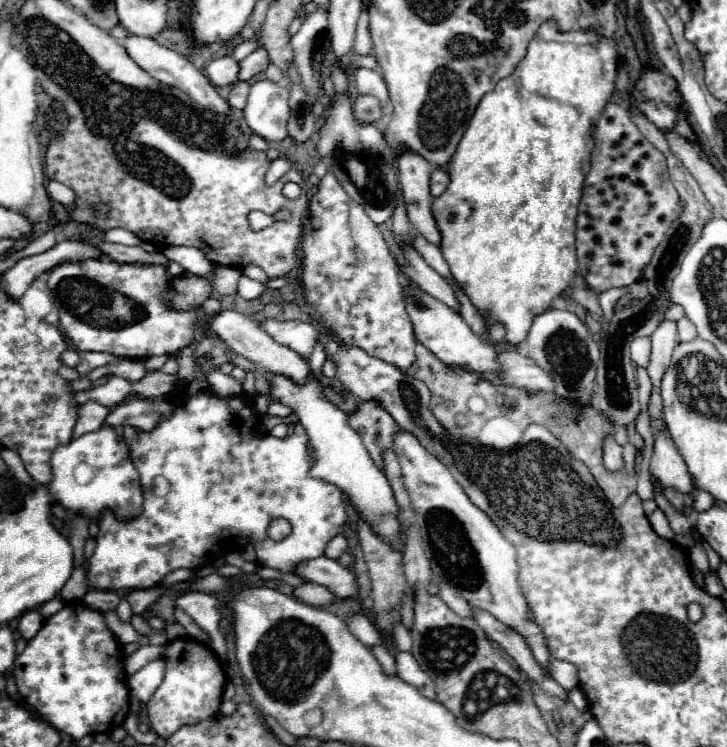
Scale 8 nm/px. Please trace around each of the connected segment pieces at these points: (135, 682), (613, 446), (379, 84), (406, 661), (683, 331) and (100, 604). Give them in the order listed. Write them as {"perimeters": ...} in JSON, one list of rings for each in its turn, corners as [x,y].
{"perimeters":[[[[153,660],[147,666],[143,666],[139,672],[135,672],[129,680],[129,692],[139,698],[143,704],[153,696],[153,688],[161,684],[161,674],[165,672],[163,660]]],[[[613,436],[603,438],[603,462],[607,470],[621,470],[623,468],[623,446],[615,442]]],[[[357,68],[355,70],[355,86],[359,90],[359,94],[371,94],[375,98],[379,98],[379,102],[385,106],[389,100],[387,94],[387,86],[383,76],[377,70],[367,70],[367,68]]],[[[399,652],[395,656],[395,660],[397,660],[397,676],[401,680],[405,680],[407,684],[415,686],[425,698],[433,700],[435,698],[435,686],[433,686],[429,674],[419,668],[417,660],[411,654],[407,654],[407,652]]],[[[681,318],[677,322],[677,336],[679,336],[679,342],[691,342],[697,338],[697,330],[687,318]]],[[[89,590],[85,596],[83,596],[83,602],[99,612],[105,612],[105,610],[115,610],[121,602],[121,598],[115,594],[115,592],[107,592],[107,590]]]]}

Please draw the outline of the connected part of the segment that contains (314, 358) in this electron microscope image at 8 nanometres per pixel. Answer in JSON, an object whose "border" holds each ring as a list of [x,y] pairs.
{"border":[[[317,342],[317,344],[315,344],[315,350],[313,350],[311,358],[309,358],[309,364],[311,364],[311,368],[313,368],[315,374],[321,374],[321,366],[323,366],[325,358],[327,358],[327,354],[325,354],[325,350],[323,350],[323,344]]]}

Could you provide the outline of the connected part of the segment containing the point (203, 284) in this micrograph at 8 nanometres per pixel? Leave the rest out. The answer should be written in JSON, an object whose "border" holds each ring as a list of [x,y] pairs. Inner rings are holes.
{"border":[[[199,276],[173,278],[171,288],[169,288],[171,304],[173,304],[173,308],[179,308],[179,310],[189,310],[189,308],[201,306],[209,294],[211,294],[211,284]]]}

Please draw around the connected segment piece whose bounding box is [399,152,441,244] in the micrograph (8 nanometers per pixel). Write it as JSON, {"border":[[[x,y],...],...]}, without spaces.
{"border":[[[405,152],[399,156],[399,184],[401,184],[401,190],[405,192],[405,204],[407,204],[407,216],[409,216],[409,222],[413,224],[415,232],[423,234],[431,244],[439,244],[441,242],[441,234],[439,234],[439,228],[435,226],[435,216],[431,214],[431,202],[433,202],[433,196],[429,192],[429,186],[431,186],[431,164],[421,158],[419,154],[415,152]]]}

